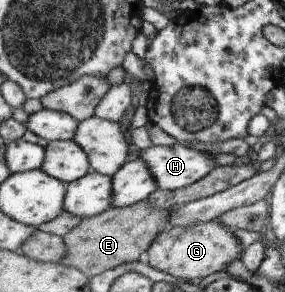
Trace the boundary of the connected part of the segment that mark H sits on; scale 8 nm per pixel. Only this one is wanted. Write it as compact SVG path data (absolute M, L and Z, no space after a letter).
M181 143L164 145L151 145L140 150L139 158L147 162L151 174L157 180L159 189L173 191L205 178L215 169L215 156L207 151L187 148Z

